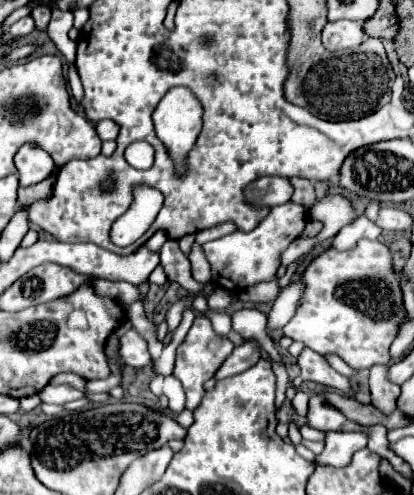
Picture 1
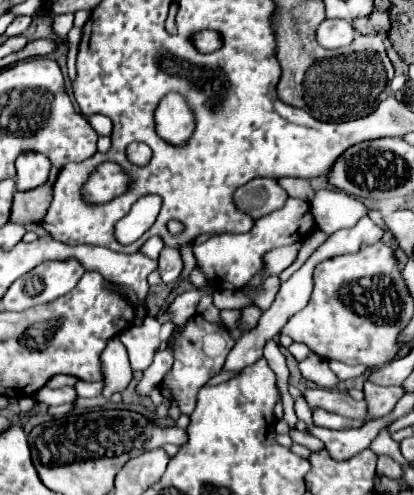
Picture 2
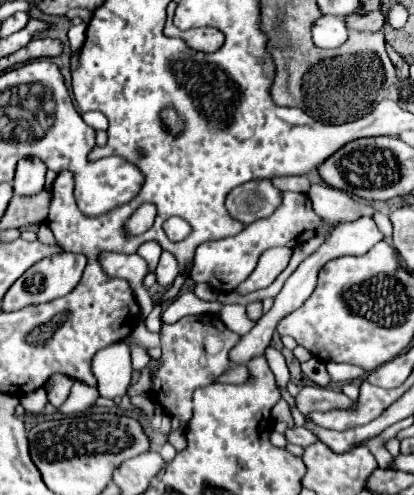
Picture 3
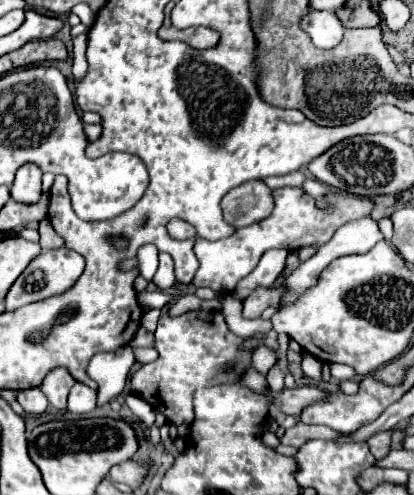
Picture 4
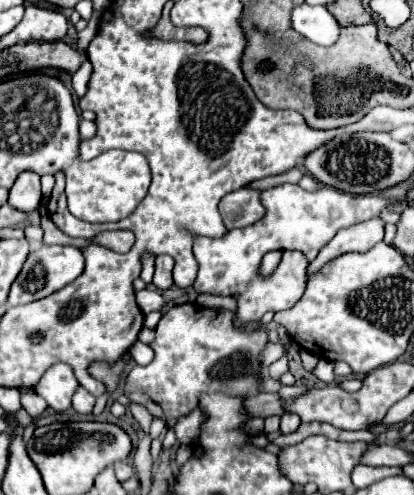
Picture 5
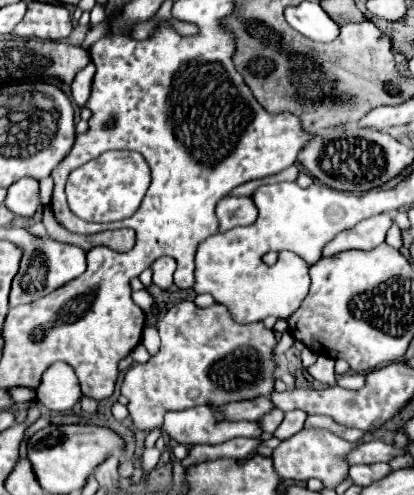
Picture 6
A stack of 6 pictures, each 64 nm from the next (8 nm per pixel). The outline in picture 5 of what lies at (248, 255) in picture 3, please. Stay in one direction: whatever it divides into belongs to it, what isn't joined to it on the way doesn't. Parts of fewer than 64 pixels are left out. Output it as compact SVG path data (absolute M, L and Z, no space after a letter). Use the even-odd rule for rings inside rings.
M282 184L262 192L266 202L266 216L252 226L230 230L222 238L194 238L193 253L200 264L194 280L196 292L208 292L218 296L234 296L238 300L238 318L242 322L260 320L268 310L288 310L300 300L306 288L308 260L314 260L324 244L328 244L340 228L356 222L364 222L388 208L390 202L372 194L352 196L330 186L322 186L316 192L306 192L296 184ZM270 250L283 251L280 266L270 278L258 274L260 258Z

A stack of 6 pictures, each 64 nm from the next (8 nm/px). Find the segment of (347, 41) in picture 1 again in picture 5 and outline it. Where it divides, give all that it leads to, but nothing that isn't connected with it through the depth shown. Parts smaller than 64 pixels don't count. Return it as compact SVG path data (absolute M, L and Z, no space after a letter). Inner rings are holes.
M302 4L292 12L292 28L320 46L332 46L340 36L340 24L328 8Z

